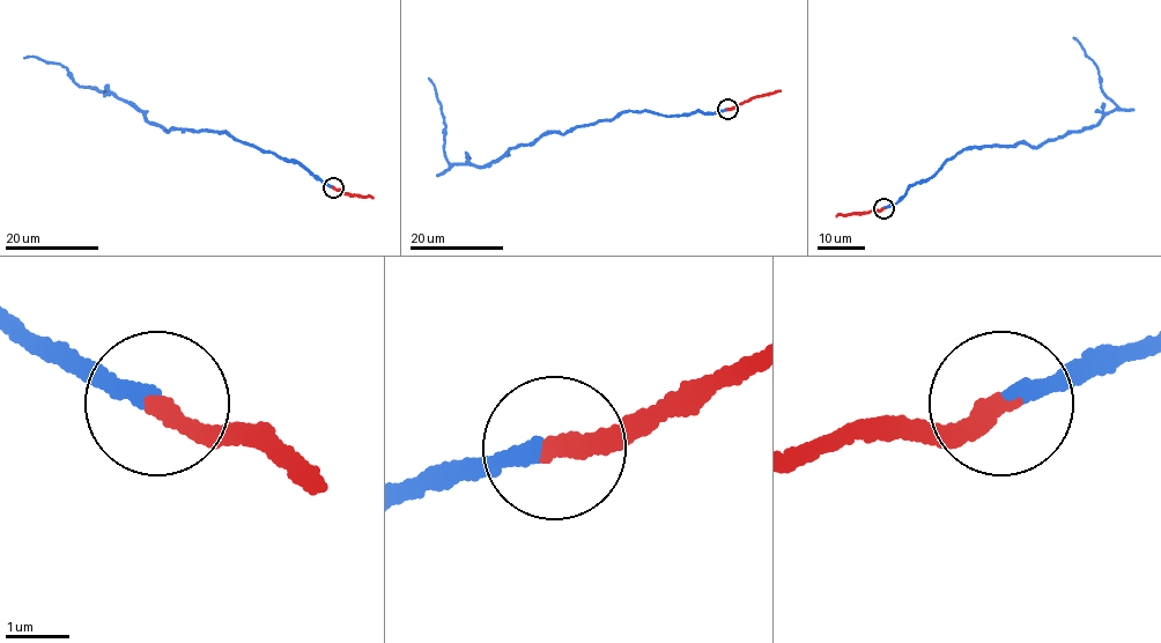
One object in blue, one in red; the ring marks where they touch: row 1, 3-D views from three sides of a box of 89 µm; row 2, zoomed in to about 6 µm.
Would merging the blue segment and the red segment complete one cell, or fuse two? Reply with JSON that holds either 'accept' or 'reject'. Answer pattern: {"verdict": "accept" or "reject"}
{"verdict": "reject"}

